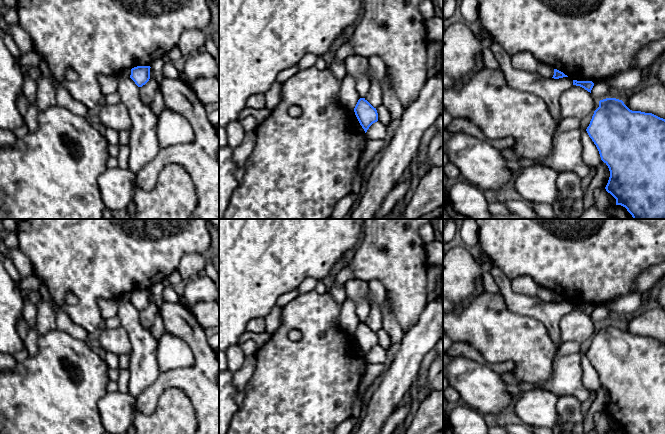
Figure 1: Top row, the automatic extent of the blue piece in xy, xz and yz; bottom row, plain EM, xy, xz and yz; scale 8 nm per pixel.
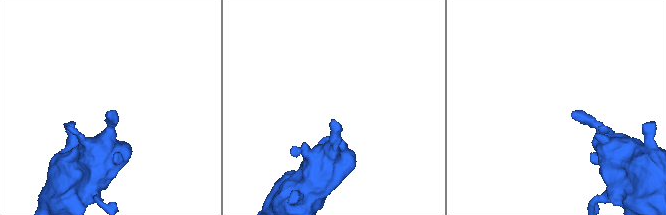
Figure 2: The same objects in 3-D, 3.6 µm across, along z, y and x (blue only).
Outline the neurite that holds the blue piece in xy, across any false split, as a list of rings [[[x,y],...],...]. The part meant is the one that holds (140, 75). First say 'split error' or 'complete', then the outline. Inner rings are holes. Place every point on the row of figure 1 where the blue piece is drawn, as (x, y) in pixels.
complete; [[[137,66],[131,69],[130,78],[138,87],[142,87],[149,81],[150,68],[150,66]]]

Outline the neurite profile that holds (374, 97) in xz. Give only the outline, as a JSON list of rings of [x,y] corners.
[[[378,56],[370,57],[368,62],[373,71],[374,78],[370,84],[370,90],[365,96],[365,100],[377,109],[382,104],[382,85],[387,73],[387,67],[384,61]]]

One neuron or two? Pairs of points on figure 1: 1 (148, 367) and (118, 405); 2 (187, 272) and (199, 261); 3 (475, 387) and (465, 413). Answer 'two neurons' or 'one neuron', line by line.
1: two neurons
2: one neuron
3: two neurons

